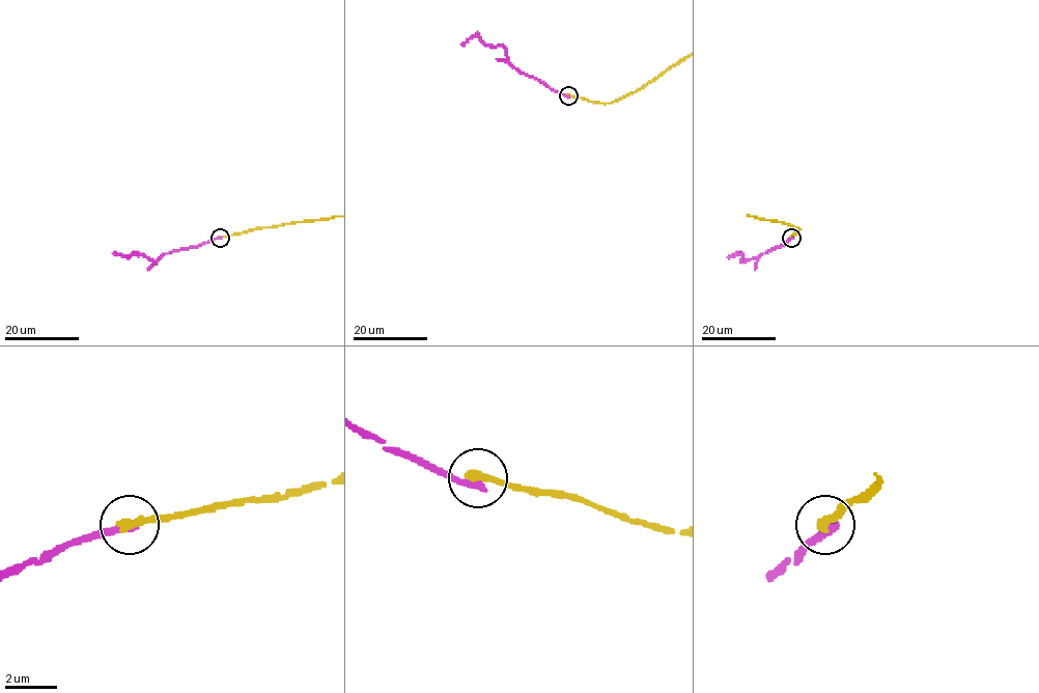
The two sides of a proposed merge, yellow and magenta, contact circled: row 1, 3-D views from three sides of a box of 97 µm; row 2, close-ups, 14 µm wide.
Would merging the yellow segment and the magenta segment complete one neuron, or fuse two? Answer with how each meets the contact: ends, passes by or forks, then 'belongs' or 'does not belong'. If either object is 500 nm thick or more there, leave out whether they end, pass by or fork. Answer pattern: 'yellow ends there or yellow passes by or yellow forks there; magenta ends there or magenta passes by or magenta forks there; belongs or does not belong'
yellow ends there; magenta ends there; does not belong

